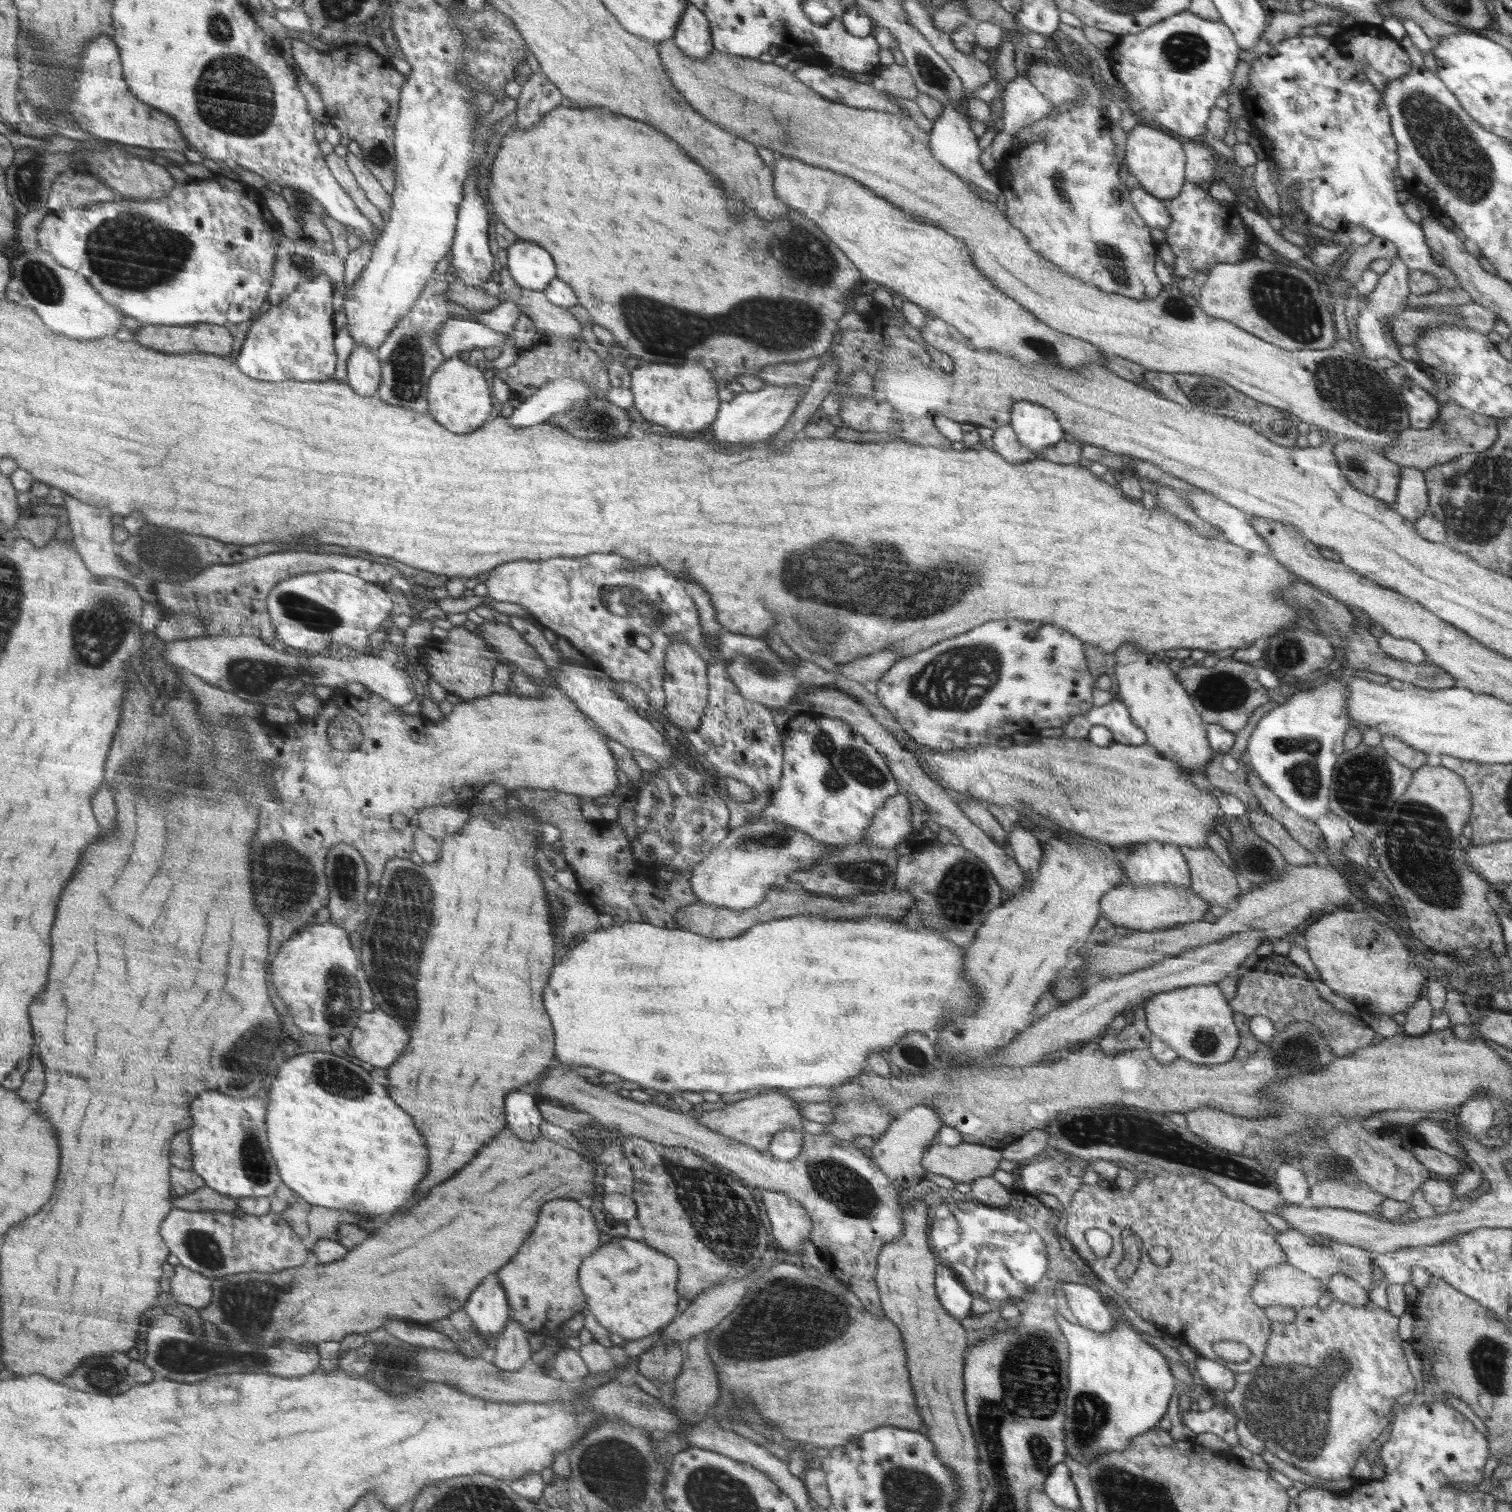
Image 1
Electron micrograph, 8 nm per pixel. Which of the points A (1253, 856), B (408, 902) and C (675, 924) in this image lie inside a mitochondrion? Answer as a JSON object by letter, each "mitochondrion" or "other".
{"A":"mitochondrion","B":"mitochondrion","C":"other"}

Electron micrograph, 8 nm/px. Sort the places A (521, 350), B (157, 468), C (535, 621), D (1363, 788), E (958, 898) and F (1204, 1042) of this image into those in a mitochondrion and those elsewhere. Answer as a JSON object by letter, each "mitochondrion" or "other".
{"A":"other","B":"other","C":"other","D":"mitochondrion","E":"mitochondrion","F":"mitochondrion"}

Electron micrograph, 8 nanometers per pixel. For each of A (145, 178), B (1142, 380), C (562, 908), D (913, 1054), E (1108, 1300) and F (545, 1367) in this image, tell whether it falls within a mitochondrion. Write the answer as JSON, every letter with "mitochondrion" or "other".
{"A":"other","B":"other","C":"mitochondrion","D":"mitochondrion","E":"other","F":"other"}

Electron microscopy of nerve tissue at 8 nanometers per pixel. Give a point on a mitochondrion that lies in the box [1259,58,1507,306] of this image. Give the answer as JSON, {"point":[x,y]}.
{"point":[1450,150]}

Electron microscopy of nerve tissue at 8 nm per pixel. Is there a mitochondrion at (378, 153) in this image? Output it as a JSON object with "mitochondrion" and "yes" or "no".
{"mitochondrion":"yes"}

